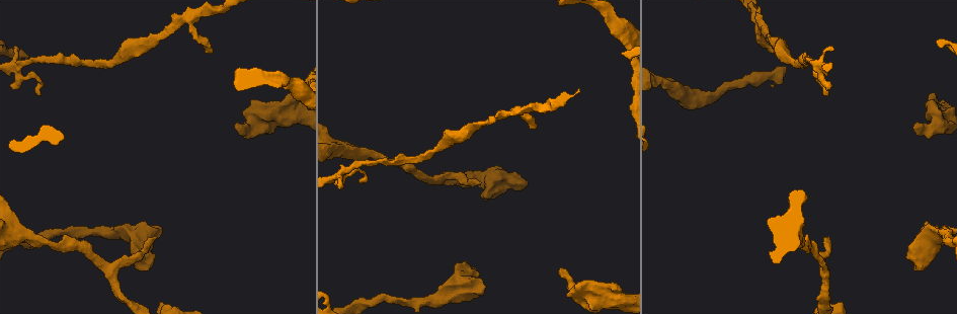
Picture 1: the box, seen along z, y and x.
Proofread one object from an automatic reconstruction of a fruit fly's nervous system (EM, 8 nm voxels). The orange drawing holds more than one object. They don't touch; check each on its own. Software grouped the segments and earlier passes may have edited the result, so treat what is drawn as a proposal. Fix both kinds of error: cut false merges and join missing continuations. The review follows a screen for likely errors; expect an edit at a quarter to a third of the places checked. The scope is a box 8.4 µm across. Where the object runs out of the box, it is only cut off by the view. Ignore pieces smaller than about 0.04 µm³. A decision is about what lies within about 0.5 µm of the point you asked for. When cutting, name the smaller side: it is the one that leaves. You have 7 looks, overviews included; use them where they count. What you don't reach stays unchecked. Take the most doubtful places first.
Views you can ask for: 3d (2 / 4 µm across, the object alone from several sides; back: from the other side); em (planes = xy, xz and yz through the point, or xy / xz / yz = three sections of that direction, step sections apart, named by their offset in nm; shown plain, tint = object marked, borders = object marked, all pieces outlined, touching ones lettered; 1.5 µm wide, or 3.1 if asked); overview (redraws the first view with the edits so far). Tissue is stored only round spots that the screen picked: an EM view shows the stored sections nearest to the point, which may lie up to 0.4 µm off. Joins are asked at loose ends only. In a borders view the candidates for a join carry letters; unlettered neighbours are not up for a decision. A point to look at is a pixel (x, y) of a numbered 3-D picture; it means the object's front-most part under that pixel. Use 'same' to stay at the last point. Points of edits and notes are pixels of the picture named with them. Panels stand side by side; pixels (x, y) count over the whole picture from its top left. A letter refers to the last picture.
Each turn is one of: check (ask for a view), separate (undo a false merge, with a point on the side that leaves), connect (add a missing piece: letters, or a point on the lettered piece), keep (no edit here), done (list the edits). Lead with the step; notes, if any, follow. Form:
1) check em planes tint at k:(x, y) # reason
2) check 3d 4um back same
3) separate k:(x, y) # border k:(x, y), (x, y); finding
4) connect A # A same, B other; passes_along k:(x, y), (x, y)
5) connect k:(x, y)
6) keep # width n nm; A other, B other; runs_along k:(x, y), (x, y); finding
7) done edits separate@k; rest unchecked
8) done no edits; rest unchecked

check 3d 2um at 1:(933, 94) # free end

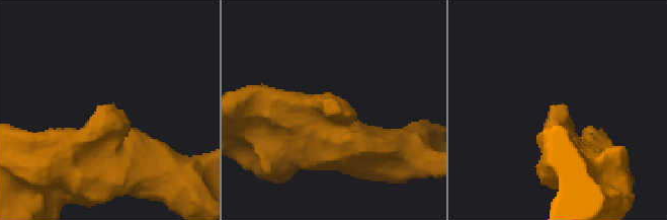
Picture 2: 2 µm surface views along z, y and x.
check em planes borders at 2:(108, 105)

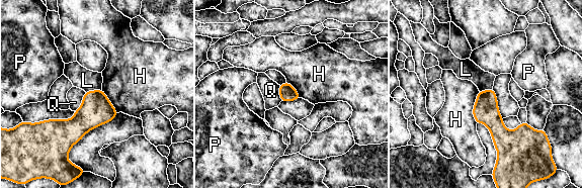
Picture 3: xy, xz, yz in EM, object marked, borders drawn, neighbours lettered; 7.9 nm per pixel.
keep # H other, L other, P other, Q other; none of them fits

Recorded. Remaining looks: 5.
check em planes borders at 1:(828, 236) # branch stops here

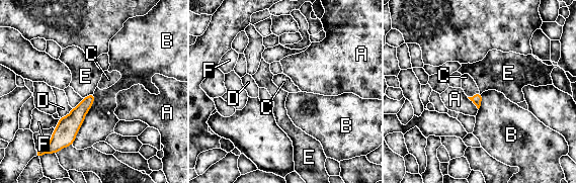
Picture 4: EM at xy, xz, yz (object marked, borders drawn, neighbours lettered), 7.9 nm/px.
connect C # A other, B other, C same, D other, E other, F other; passes_along 4:(477, 98), (474, 95), (469, 86); it goes on there

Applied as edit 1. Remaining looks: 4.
check 3d 4um at 1:(470, 267) # stops while still wide

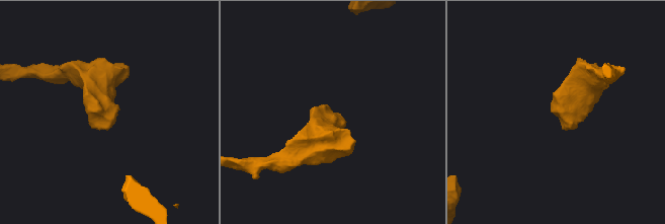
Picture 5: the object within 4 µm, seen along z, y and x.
check em xz step 8 borders at 5:(108, 125)

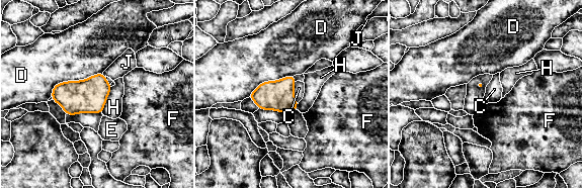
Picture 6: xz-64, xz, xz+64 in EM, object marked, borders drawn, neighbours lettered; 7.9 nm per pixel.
check em planes borders same

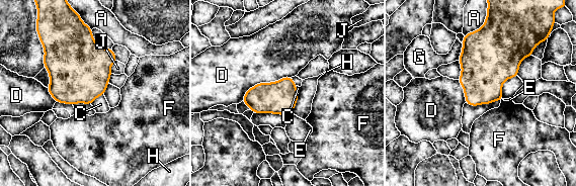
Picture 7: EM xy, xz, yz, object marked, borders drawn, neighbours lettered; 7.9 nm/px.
keep # A other, C other, D other, E other, F other, G other, H other, J other; border 7:(103, 94), (100, 94), (91, 104); no lettered piece goes on from it

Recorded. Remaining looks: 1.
done edits connect@4; rest unchecked

